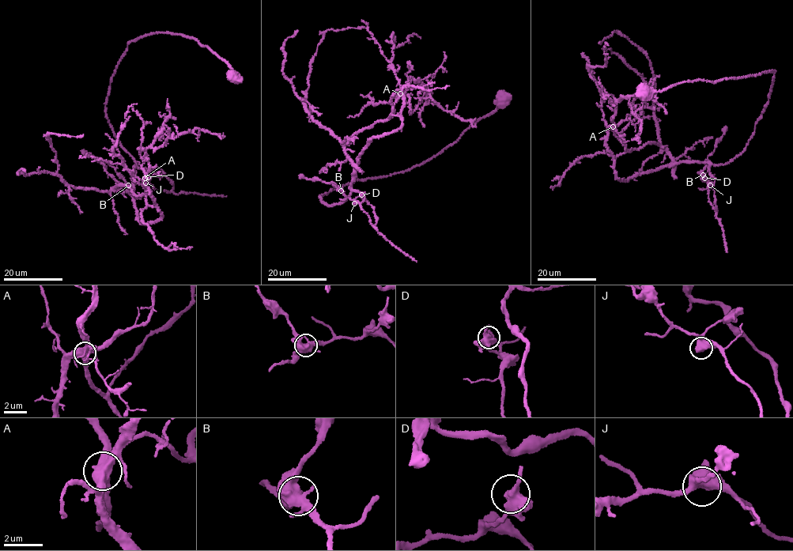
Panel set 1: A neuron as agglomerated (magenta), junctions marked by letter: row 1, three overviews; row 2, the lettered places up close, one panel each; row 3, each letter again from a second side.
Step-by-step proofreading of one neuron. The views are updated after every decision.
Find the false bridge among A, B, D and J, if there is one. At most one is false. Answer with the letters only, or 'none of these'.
A

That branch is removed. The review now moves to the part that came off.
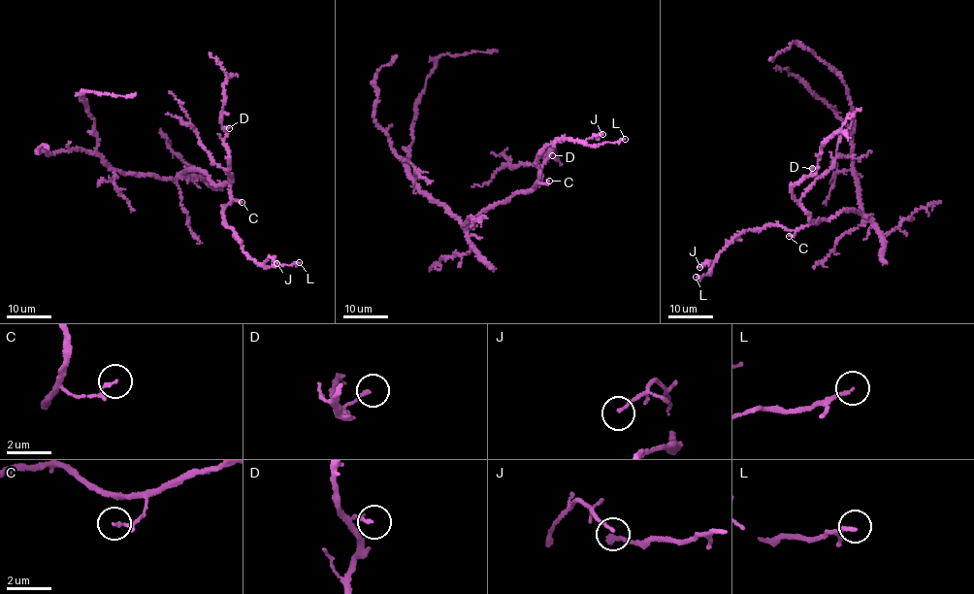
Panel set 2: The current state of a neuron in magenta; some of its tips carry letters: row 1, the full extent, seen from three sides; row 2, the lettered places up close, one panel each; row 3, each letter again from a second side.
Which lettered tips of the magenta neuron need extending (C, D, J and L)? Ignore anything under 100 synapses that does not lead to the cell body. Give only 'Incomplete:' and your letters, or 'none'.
Incomplete: none

